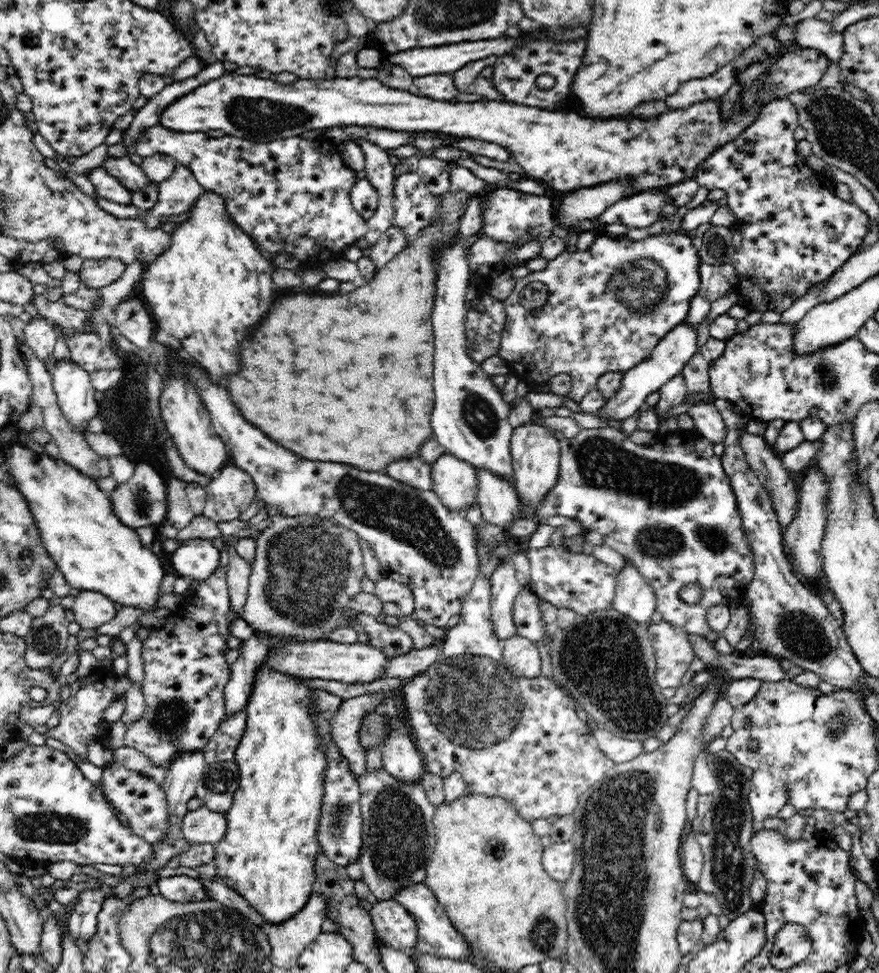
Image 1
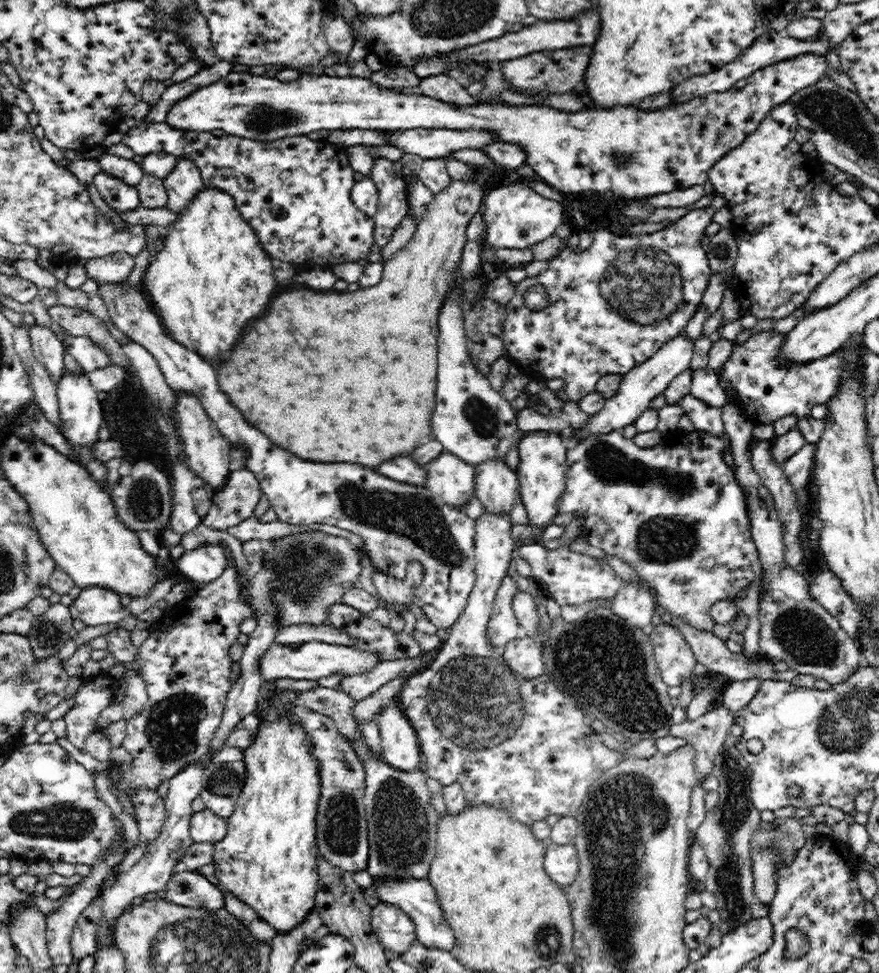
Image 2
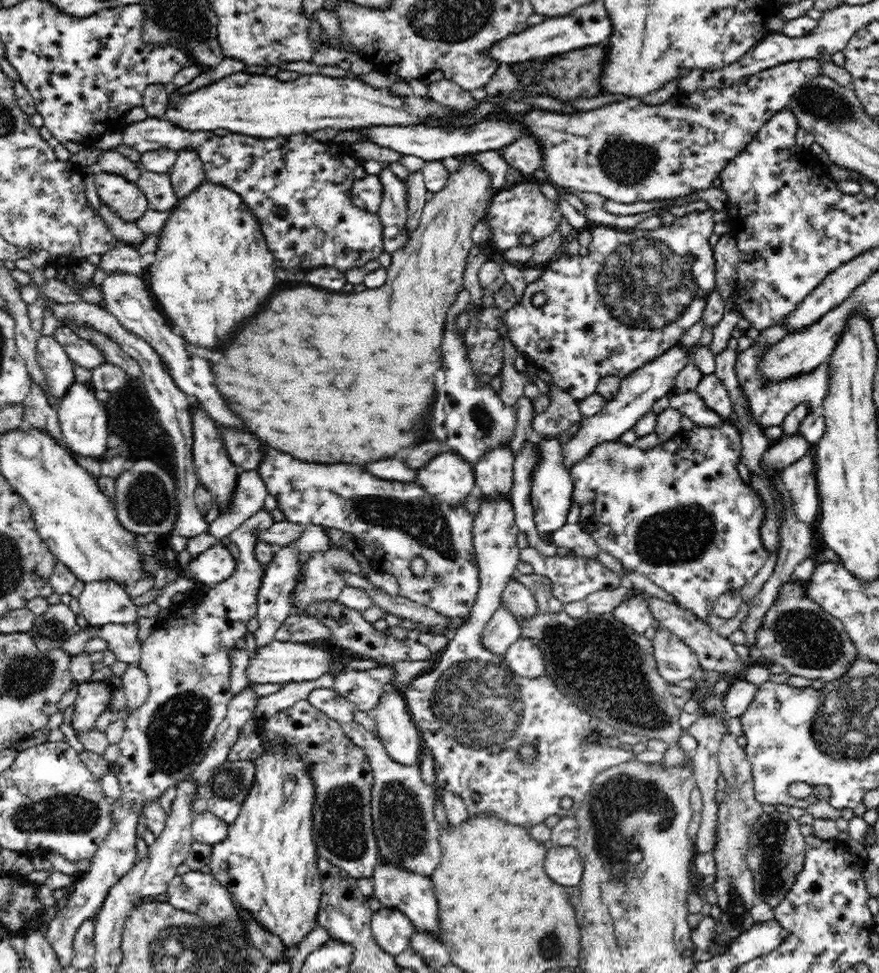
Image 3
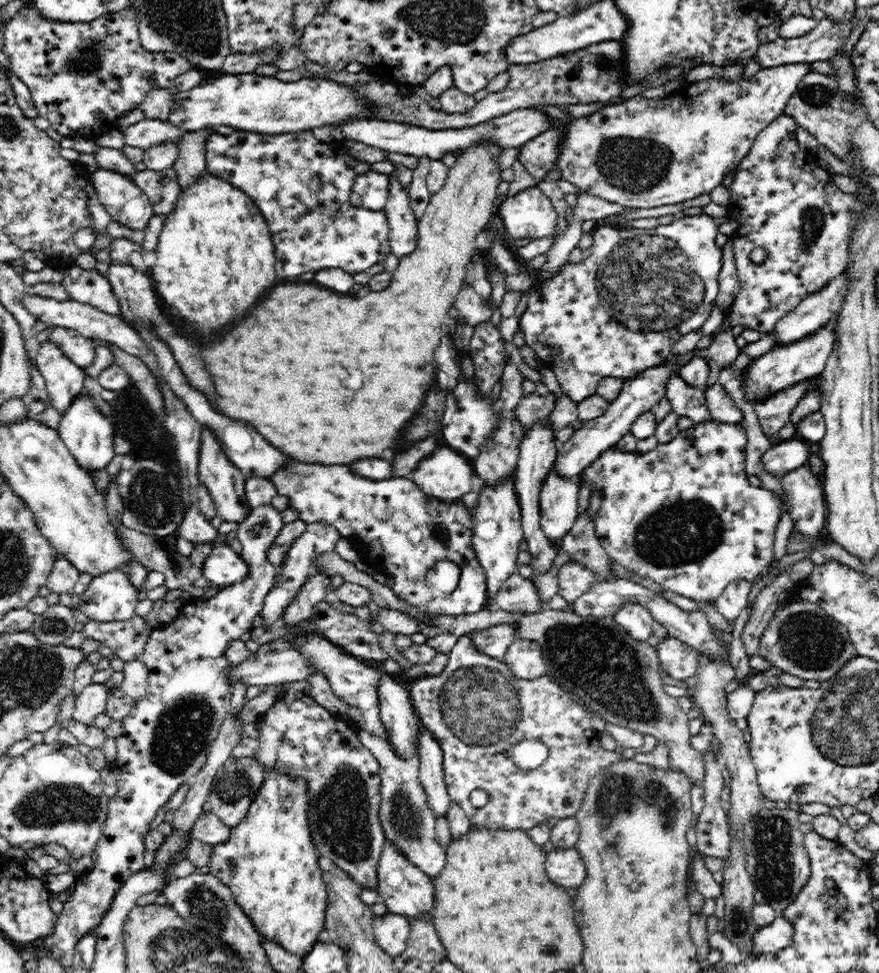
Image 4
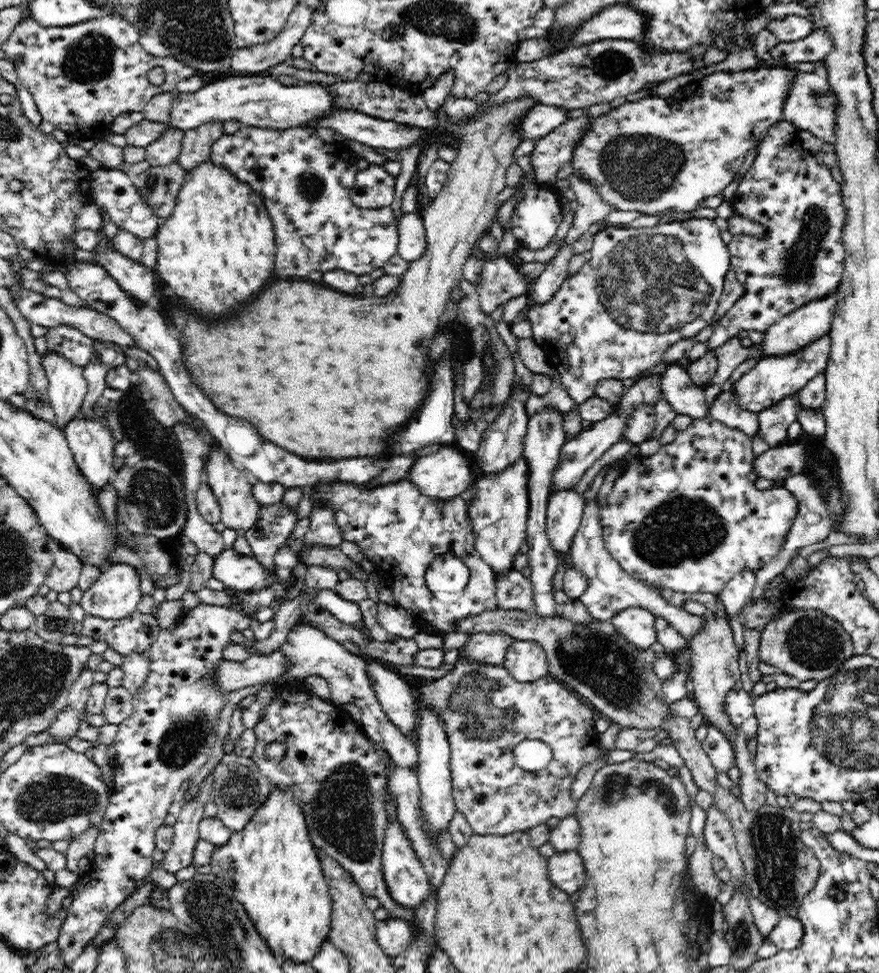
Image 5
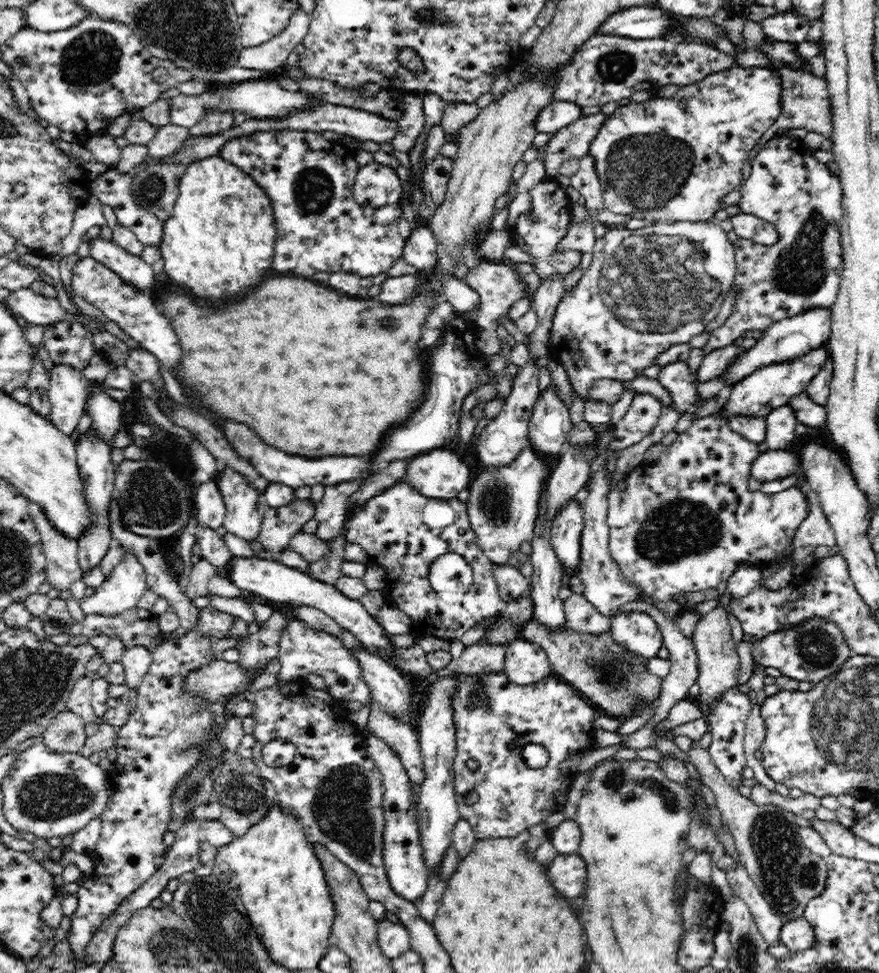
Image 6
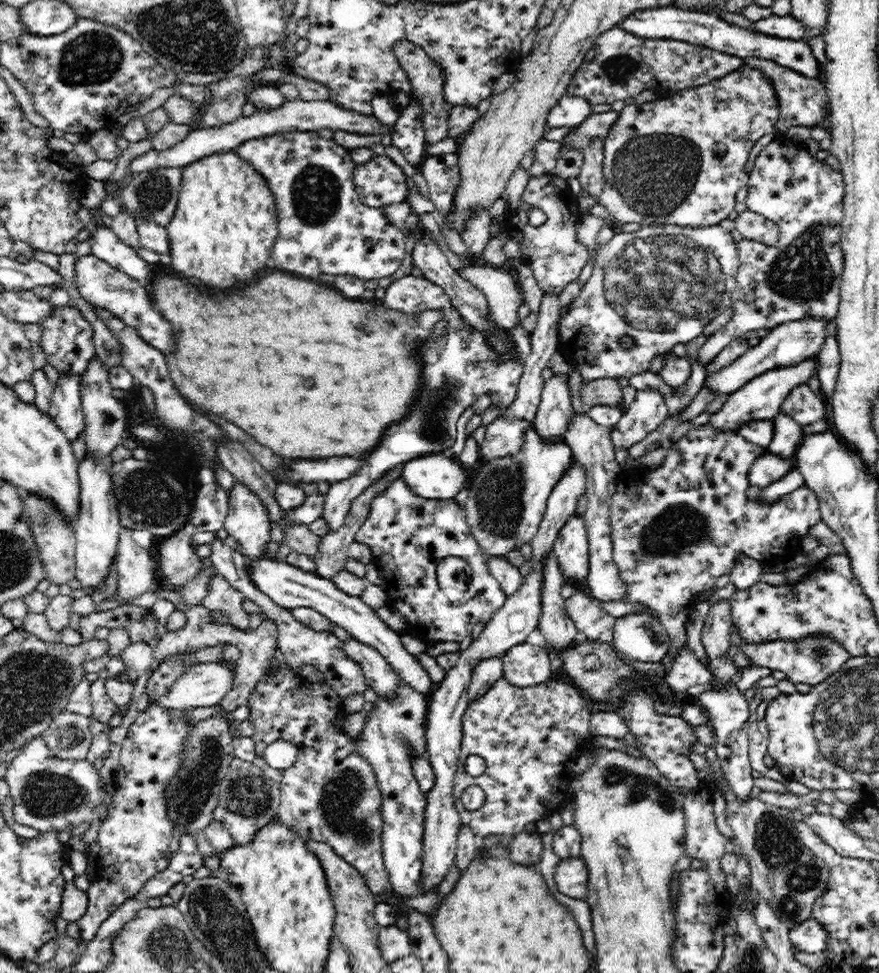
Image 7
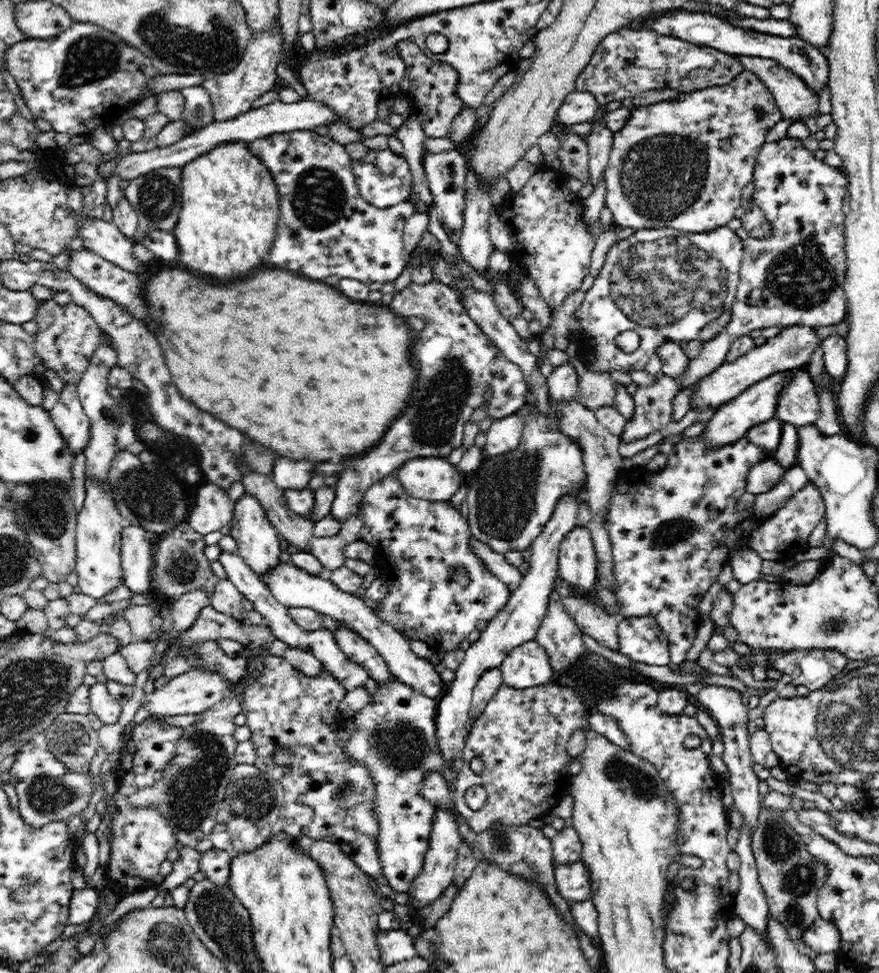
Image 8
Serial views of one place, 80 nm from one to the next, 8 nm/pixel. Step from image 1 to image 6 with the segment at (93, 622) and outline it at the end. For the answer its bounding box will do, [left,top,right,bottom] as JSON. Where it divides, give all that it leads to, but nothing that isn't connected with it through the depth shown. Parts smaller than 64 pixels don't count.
[79,553,149,616]

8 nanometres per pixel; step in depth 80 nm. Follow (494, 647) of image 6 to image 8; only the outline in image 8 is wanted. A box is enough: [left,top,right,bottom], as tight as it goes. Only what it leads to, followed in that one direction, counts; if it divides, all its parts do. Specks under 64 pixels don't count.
[464,667,504,737]

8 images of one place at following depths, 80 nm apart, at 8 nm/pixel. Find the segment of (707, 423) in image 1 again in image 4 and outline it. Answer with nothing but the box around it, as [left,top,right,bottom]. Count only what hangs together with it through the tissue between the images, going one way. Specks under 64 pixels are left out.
[664,372,712,423]

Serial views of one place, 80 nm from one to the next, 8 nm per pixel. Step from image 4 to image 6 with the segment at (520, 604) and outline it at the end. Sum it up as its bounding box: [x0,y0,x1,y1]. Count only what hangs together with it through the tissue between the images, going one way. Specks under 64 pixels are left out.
[493,565,531,603]

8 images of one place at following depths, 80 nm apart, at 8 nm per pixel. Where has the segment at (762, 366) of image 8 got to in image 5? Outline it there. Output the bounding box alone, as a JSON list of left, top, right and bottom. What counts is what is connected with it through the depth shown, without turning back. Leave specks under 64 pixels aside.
[755,291,836,360]

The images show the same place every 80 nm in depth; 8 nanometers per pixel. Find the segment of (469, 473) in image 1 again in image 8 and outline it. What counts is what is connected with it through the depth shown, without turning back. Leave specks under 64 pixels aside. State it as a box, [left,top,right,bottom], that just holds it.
[397,457,464,501]

